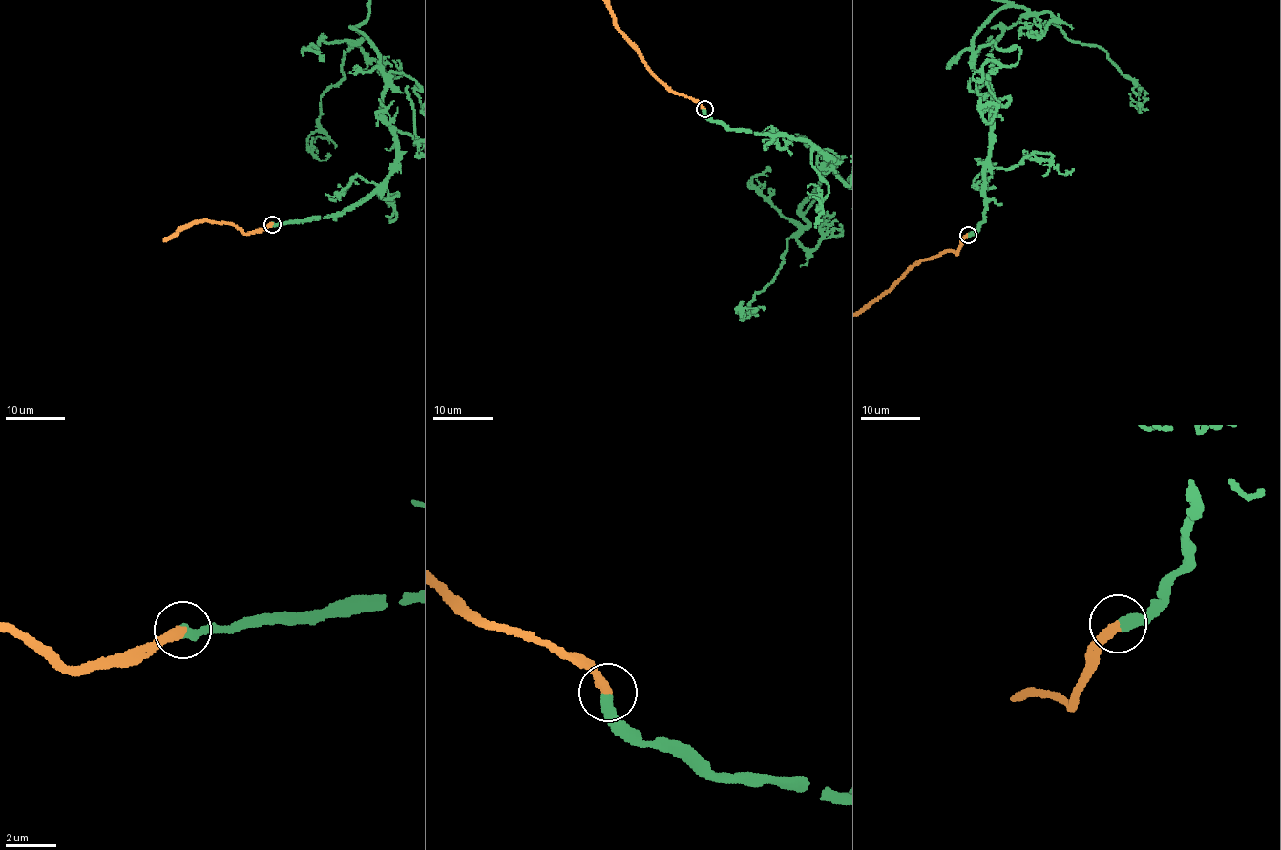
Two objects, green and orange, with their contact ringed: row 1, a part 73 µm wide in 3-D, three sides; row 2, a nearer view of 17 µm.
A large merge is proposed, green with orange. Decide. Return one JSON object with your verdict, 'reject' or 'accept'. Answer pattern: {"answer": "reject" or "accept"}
{"answer": "accept"}

